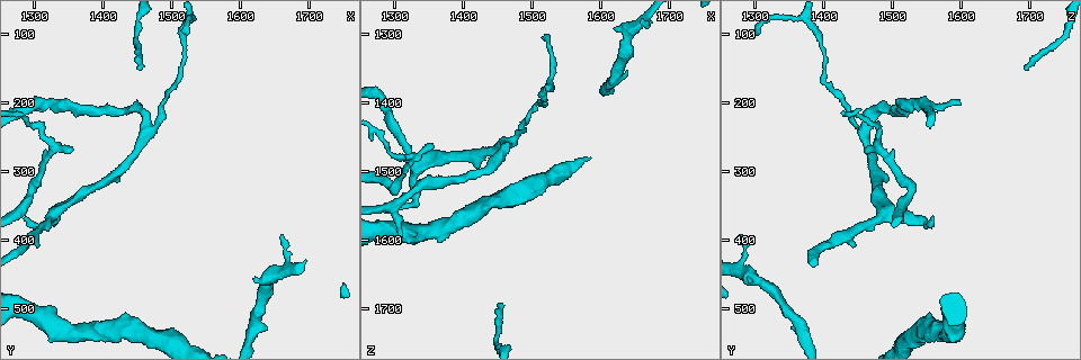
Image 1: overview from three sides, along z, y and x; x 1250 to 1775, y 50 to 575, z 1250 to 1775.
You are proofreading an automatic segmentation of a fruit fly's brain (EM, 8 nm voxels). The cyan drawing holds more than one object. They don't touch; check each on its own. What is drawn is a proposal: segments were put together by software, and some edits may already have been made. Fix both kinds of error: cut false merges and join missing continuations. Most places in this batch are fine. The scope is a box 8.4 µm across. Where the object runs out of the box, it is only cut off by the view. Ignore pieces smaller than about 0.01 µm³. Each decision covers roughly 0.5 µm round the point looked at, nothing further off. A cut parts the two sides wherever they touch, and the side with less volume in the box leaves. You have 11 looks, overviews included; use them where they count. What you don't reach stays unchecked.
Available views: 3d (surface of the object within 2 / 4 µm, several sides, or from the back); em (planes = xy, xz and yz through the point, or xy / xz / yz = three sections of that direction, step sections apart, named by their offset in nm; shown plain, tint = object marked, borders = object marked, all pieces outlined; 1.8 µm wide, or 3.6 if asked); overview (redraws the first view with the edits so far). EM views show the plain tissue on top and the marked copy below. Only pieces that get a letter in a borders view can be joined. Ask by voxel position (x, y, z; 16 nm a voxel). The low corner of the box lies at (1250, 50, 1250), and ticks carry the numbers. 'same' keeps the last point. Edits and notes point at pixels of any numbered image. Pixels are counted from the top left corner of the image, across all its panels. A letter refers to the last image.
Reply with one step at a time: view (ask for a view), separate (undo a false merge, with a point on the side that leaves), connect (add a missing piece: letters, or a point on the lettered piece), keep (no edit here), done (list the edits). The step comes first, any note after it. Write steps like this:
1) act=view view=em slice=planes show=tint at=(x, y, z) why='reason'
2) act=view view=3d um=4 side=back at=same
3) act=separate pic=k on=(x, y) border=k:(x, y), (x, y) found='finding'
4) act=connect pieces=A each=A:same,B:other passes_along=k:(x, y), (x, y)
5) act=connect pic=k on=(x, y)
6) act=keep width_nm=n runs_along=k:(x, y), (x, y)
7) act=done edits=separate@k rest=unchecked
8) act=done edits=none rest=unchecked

act=view view=em slice=yz step=16 show=tint at=(1305, 200, 1600) why='thin end'

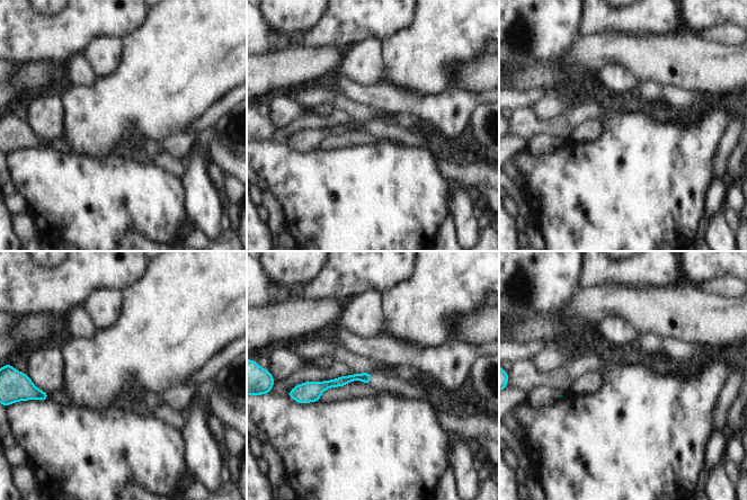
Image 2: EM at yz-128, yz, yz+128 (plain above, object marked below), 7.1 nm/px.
act=view view=em slice=planes show=borders at=same

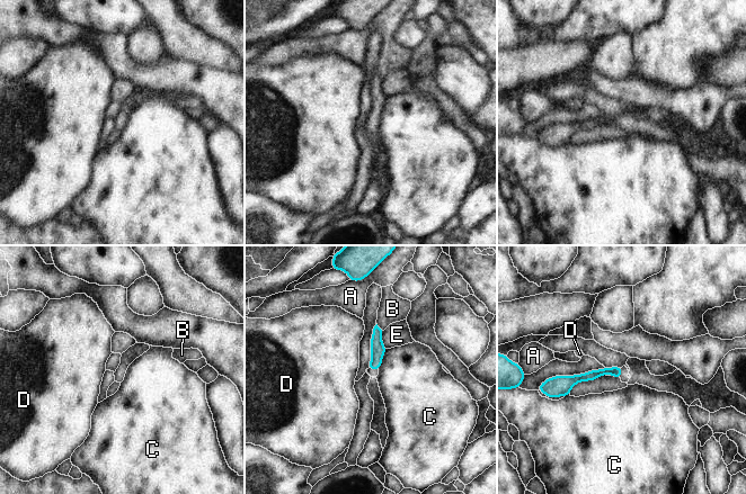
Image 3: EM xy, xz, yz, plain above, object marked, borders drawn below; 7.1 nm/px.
act=keep each=A:other,B:other,C:other,D:other,E:other found='no lettered piece goes on from it'

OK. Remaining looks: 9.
act=view view=em slice=xy step=8 show=tint at=(1330, 260, 1480) why='abrupt turn'

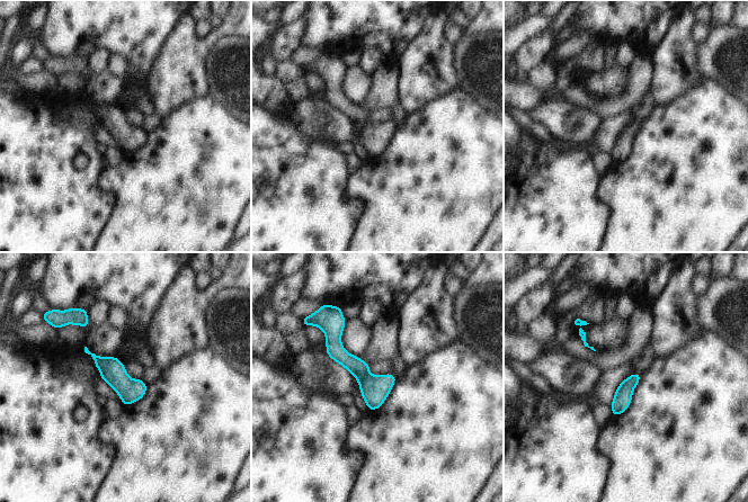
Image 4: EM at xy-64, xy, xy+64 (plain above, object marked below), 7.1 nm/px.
act=view view=em slice=planes show=borders at=same

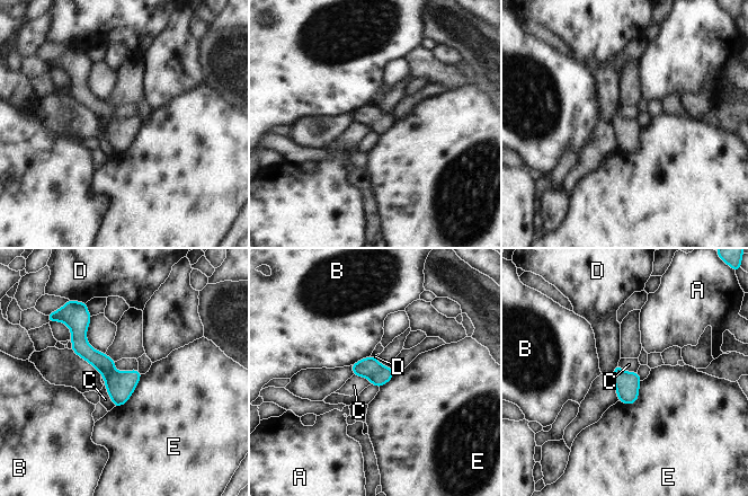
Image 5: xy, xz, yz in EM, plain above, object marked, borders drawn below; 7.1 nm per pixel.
act=keep each=A:other,B:other,C:other,D:other,E:other border=5:(101, 375), (106, 391), (115, 406) found='one neuron here'

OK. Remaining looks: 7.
act=view view=3d um=4 at=(1285, 365, 1565) why='free end'

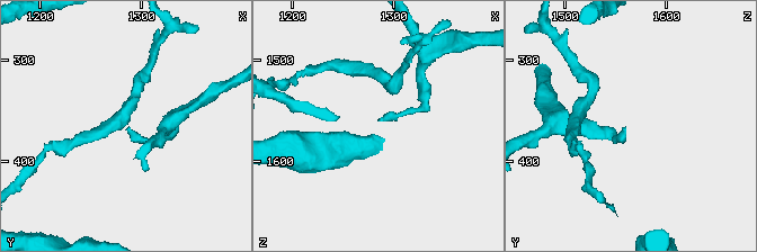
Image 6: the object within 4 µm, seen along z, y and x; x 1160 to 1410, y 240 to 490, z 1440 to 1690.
act=view view=em slice=xz step=16 show=tint at=(1286, 366, 1558)

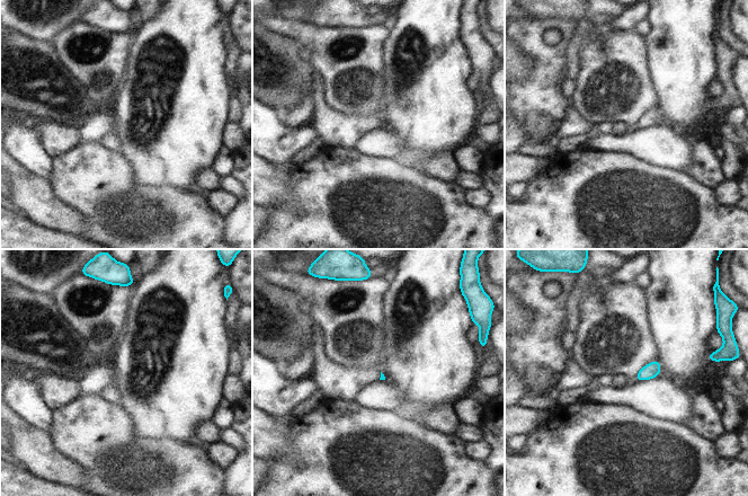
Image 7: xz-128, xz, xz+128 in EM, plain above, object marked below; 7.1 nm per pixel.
act=view view=em slice=xy step=8 show=borders at=same

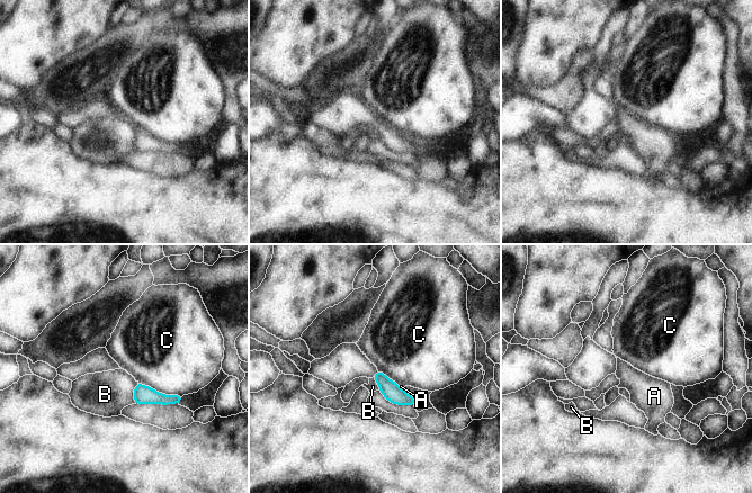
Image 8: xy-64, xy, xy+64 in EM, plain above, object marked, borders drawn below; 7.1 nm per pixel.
act=keep each=A:other,B:other,C:other border=8:(137, 381), (161, 393), (182, 395) found='no lettered piece goes on from it'

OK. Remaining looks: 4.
act=view view=em slice=planes show=borders at=(1450, 155, 1695)

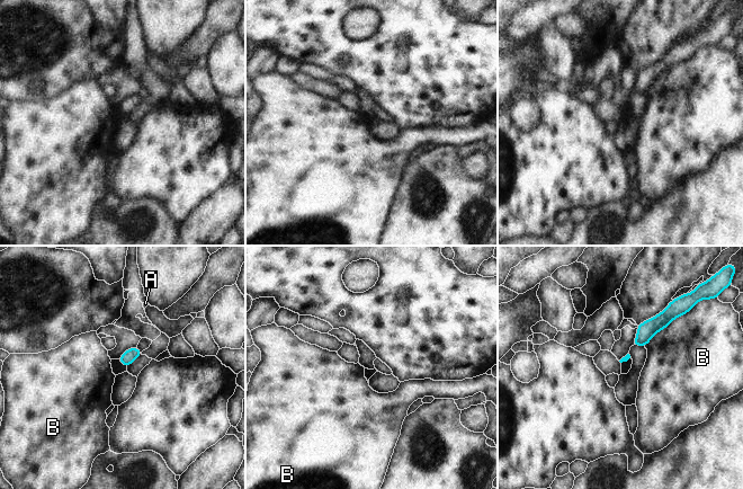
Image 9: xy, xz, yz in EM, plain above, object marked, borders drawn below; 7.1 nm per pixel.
act=keep each=A:other,B:other border=9:(679, 317), (661, 329), (644, 346) found='no lettered piece goes on from it'

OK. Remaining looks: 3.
act=done edits=none rest=unchecked

